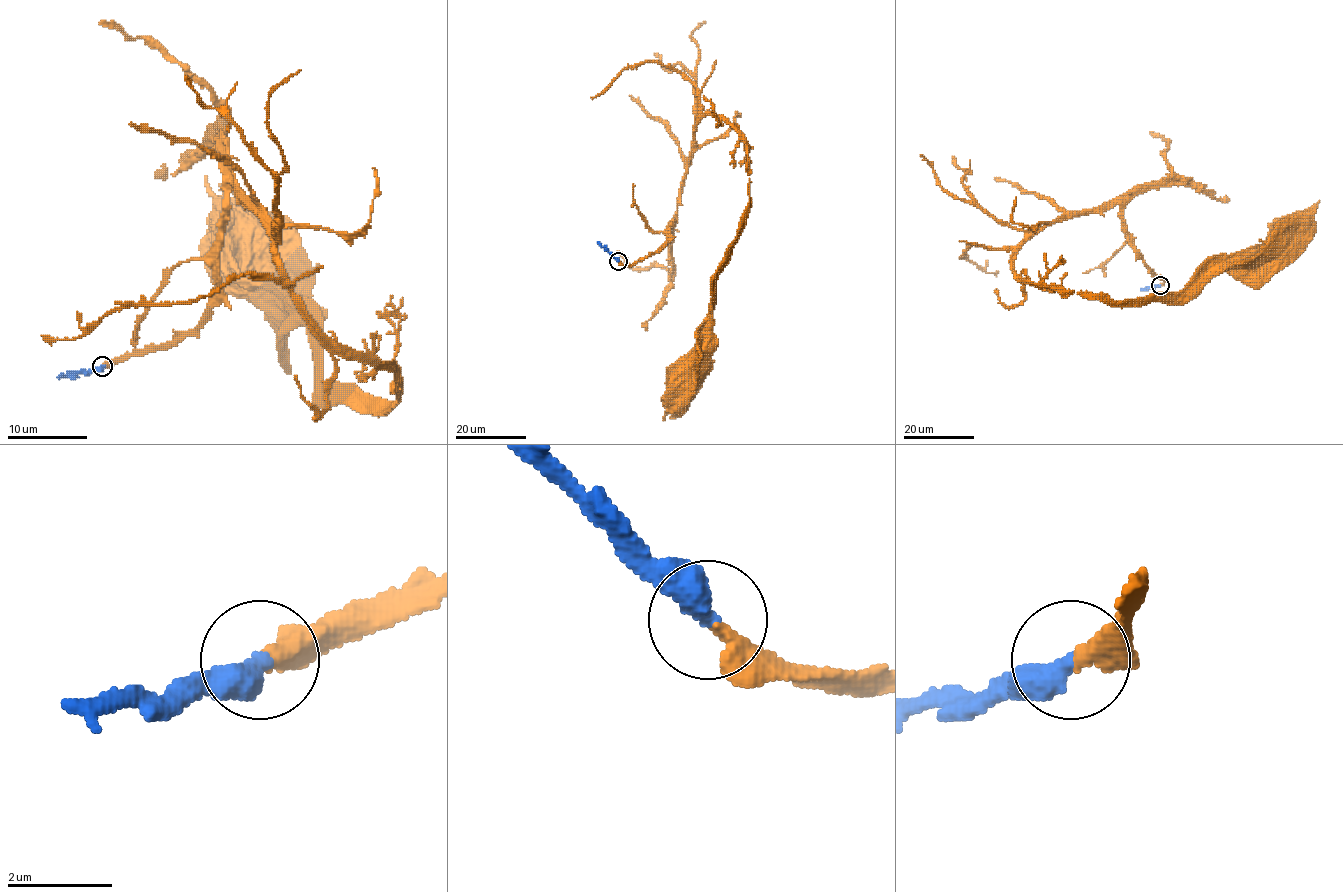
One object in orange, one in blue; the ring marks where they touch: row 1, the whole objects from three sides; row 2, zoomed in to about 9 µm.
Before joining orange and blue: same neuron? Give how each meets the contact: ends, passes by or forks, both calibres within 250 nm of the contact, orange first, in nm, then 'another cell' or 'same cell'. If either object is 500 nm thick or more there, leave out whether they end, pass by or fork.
440 nm thick on the orange side, 500 nm on the other; same cell

